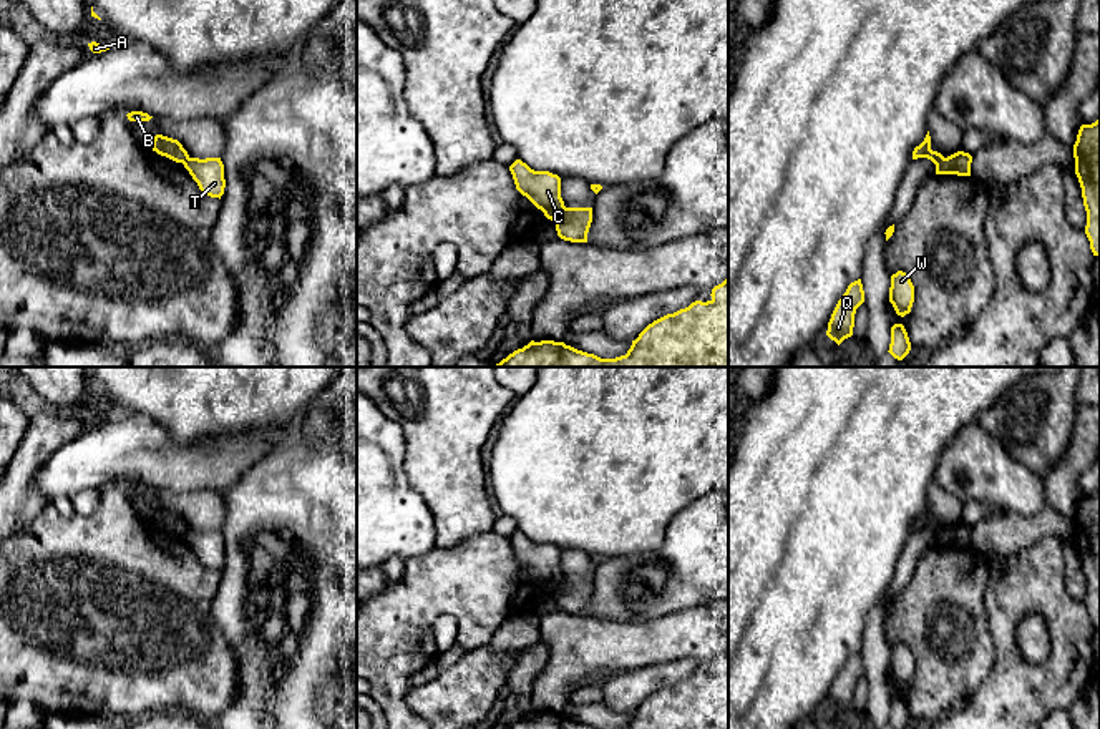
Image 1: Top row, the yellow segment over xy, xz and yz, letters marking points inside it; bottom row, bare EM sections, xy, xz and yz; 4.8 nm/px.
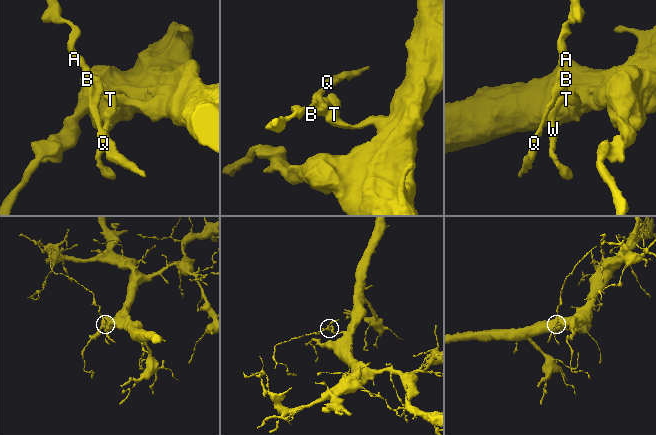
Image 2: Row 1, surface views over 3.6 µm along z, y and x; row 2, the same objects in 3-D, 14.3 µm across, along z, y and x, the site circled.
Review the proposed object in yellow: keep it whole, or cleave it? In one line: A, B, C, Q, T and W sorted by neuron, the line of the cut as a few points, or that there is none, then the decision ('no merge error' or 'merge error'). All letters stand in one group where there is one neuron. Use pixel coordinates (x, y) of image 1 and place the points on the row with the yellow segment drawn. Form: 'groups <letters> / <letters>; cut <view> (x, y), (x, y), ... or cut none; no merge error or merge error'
groups A B C Q / T W; cut xz (564, 206), (553, 220); merge error

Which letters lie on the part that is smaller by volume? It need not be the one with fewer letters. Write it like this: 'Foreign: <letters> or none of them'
Foreign: A, B, C, Q

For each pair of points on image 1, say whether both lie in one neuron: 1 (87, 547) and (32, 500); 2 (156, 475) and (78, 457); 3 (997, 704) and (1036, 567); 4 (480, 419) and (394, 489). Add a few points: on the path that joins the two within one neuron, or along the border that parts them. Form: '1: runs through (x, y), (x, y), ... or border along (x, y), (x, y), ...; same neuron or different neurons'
1: border along (48, 502), (42, 510); different neurons
2: runs through (136, 457), (98, 457); same neuron
3: runs through (1007, 670), (1007, 601); same neuron
4: border along (405, 439), (405, 479), (428, 510); different neurons

